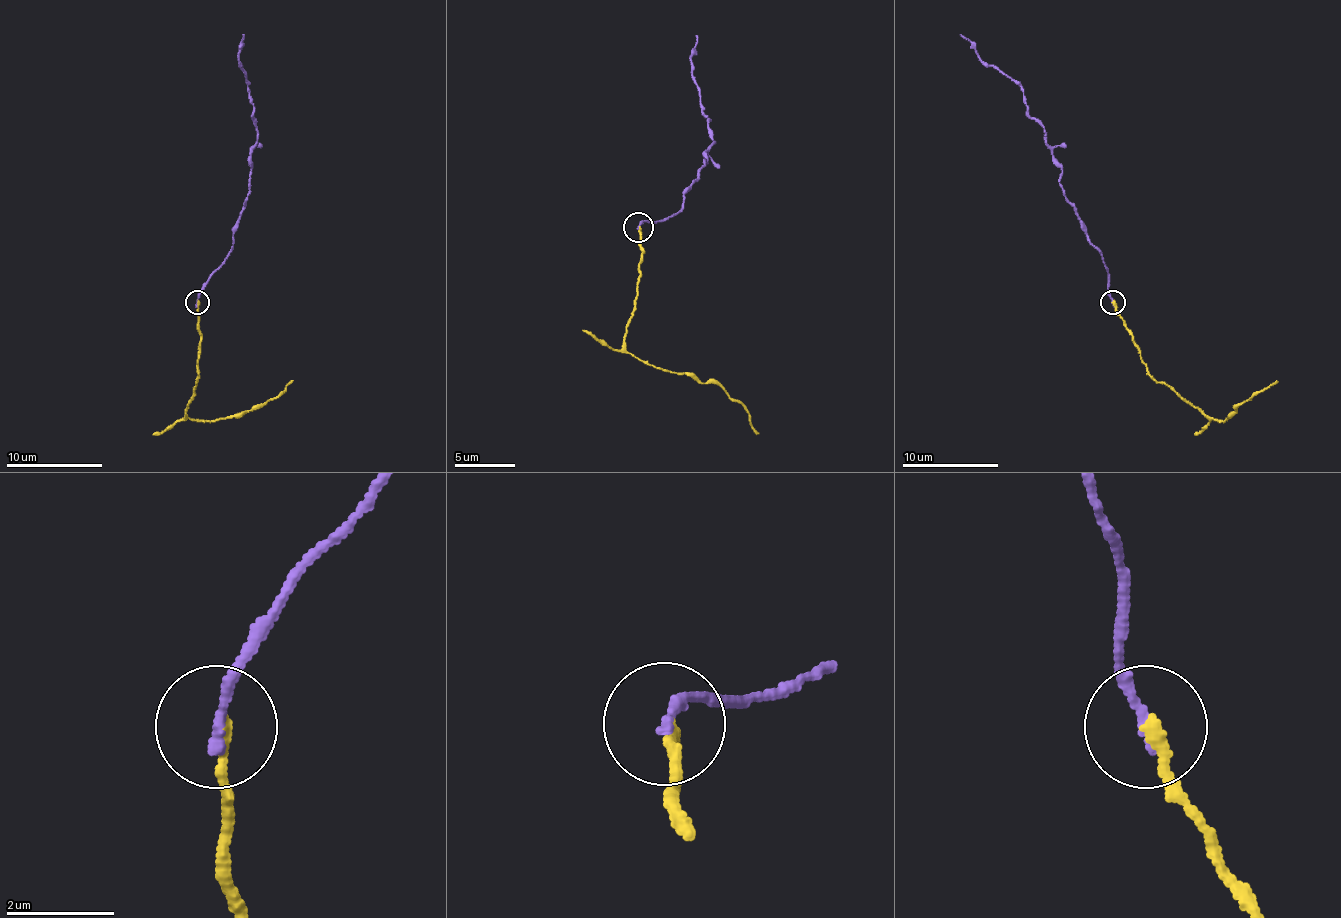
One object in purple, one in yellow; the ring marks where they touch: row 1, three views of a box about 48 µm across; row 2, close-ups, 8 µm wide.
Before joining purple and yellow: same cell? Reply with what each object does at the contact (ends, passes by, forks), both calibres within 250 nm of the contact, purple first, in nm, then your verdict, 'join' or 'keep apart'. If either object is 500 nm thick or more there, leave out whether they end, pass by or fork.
purple ends; yellow ends; calibres 200 and 220 nm; join

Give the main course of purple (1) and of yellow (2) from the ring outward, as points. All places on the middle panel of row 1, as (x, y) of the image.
1: (639, 226), (645, 220), (666, 220), (684, 205), (684, 193), (696, 181), (714, 144), (690, 63), (696, 35)
2: (639, 226), (636, 311), (624, 338), (630, 353), (657, 369), (717, 384), (745, 408), (757, 435)

